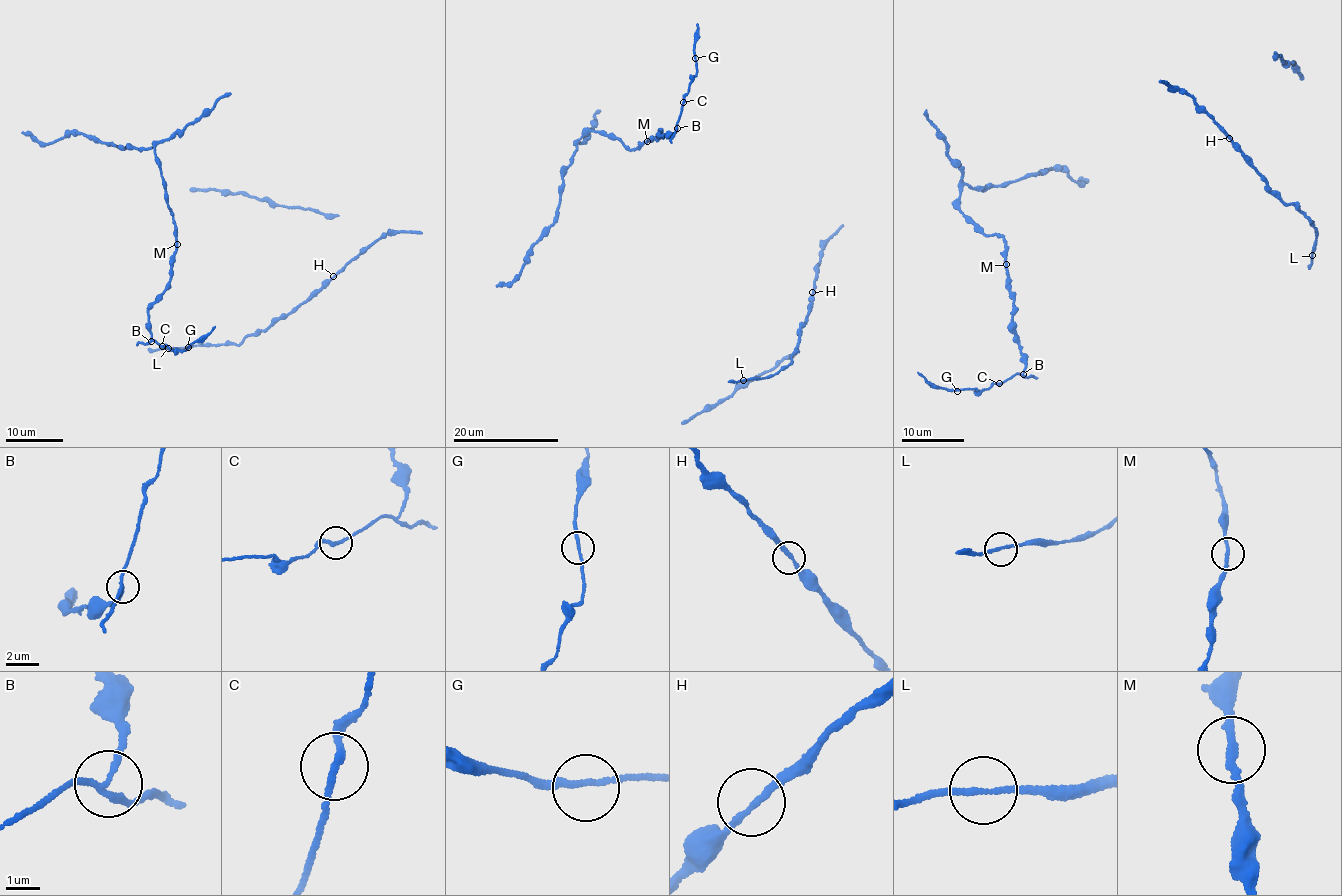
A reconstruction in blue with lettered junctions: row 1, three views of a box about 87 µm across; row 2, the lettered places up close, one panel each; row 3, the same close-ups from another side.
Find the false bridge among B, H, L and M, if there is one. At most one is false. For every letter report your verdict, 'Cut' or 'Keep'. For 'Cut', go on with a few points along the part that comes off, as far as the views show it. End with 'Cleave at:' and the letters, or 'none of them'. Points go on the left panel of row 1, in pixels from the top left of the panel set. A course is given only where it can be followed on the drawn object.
B: Cut. Course of the part to remove: (150, 342), (154, 339), (169, 348), (183, 350), (215, 326)
H: Keep
L: Keep
M: Keep
Cleave at: B

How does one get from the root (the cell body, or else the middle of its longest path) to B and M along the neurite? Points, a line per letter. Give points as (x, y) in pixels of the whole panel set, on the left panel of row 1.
B: (154, 151), (175, 226), (177, 248), (168, 288), (148, 312), (150, 342)
M: (154, 151), (175, 226), (177, 244)

